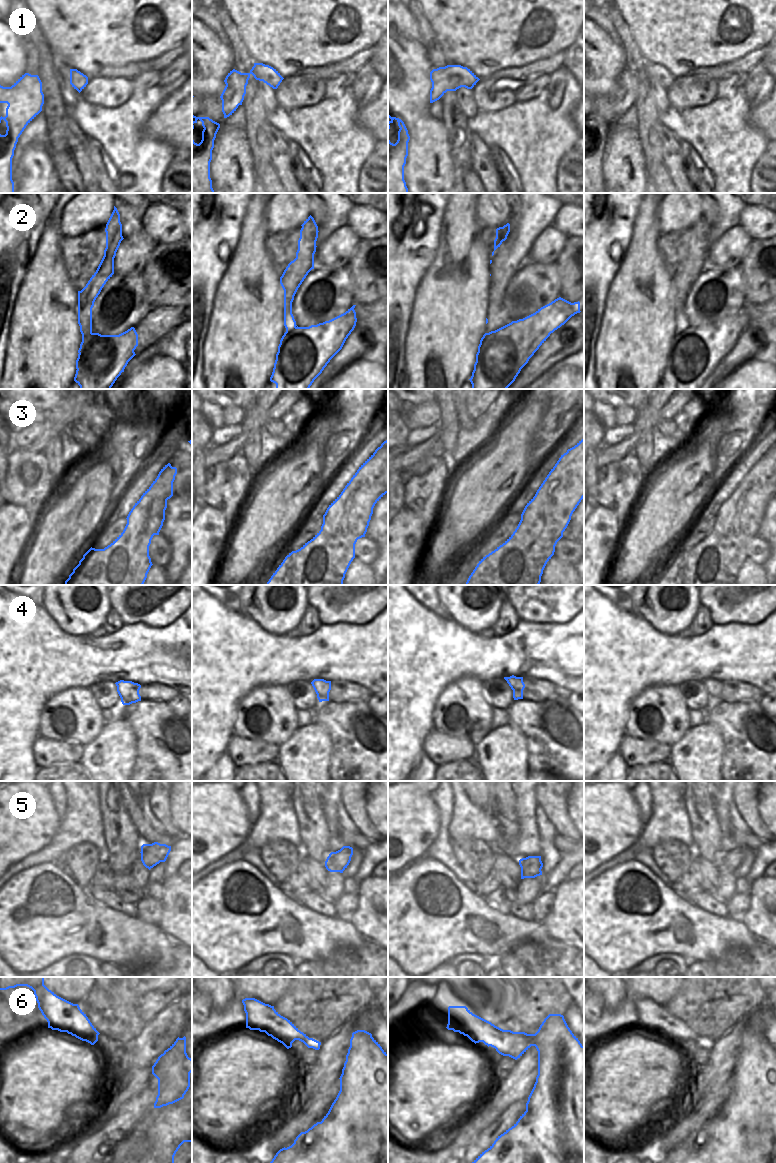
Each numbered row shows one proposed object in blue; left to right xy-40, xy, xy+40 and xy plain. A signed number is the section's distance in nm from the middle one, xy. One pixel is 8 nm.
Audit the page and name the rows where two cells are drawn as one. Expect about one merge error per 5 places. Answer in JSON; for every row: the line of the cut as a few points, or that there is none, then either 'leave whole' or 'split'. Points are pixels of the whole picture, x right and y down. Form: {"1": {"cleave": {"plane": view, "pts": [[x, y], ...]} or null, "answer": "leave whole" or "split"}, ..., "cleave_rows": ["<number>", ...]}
{"1": {"cleave": null, "answer": "leave whole"}, "2": {"cleave": {"plane": "xy-40", "pts": [[120, 348], [118, 356], [81, 365]]}, "answer": "split"}, "3": {"cleave": null, "answer": "leave whole"}, "4": {"cleave": null, "answer": "leave whole"}, "5": {"cleave": null, "answer": "leave whole"}, "6": {"cleave": null, "answer": "leave whole"}, "cleave_rows": ["2"]}

